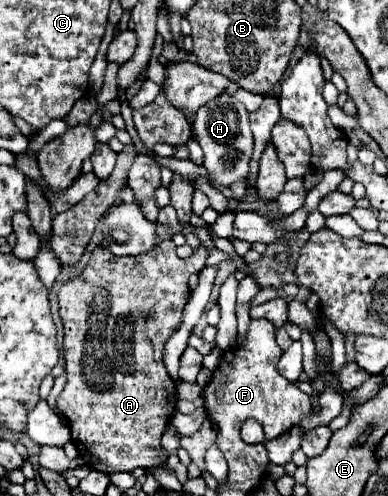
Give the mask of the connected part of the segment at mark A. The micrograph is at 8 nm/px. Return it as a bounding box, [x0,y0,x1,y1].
[57,239,207,475]

